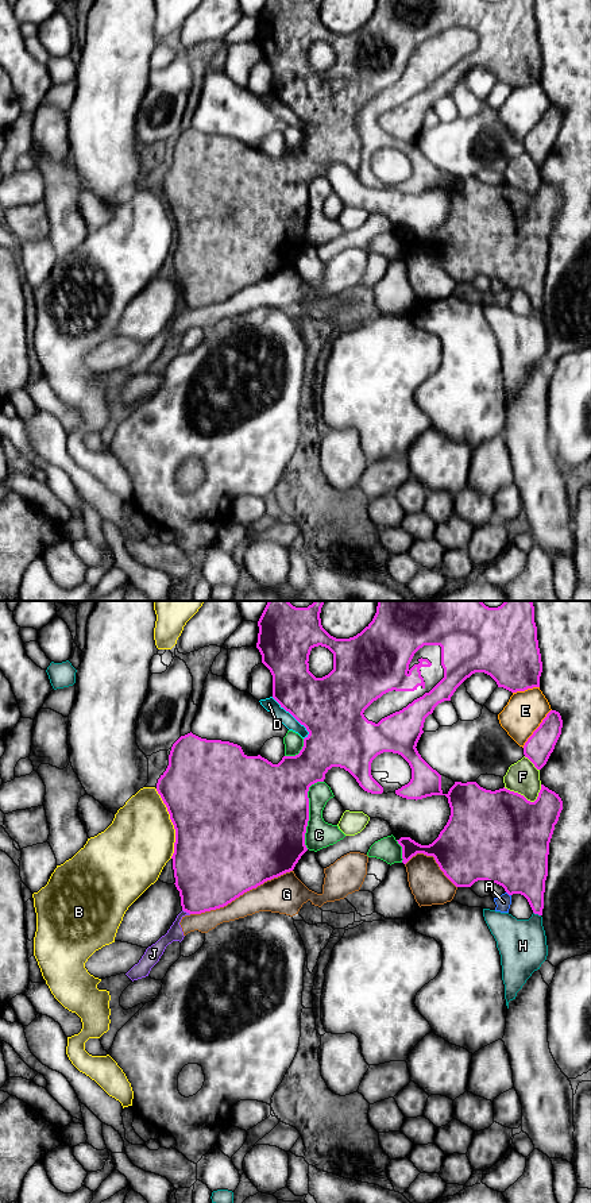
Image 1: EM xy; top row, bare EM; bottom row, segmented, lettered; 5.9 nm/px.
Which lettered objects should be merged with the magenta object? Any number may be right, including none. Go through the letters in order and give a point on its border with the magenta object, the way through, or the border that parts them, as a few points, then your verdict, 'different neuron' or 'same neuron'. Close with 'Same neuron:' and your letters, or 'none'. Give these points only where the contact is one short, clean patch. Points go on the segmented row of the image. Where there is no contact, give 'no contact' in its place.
A: contact xy (509, 894); border xy (506, 891), (510, 895); different neuron
B: contact xy (173, 824); different neuron
C: contact xy (308, 812); different neuron
D: contact xy (293, 716); different neuron
E: contact xy (537, 728); different neuron
F: contact xy (526, 799); different neuron
G: contact xy (240, 894); different neuron
H: contact xy (537, 913); different neuron
J: contact xy (186, 912); border xy (182, 909), (189, 914); different neuron
Same neuron: none

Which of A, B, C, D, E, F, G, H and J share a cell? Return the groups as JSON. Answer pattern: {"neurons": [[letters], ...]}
{"neurons": [["A", "D"], ["B"], ["C"], ["E"], ["F"], ["G", "J"], ["H"]]}

